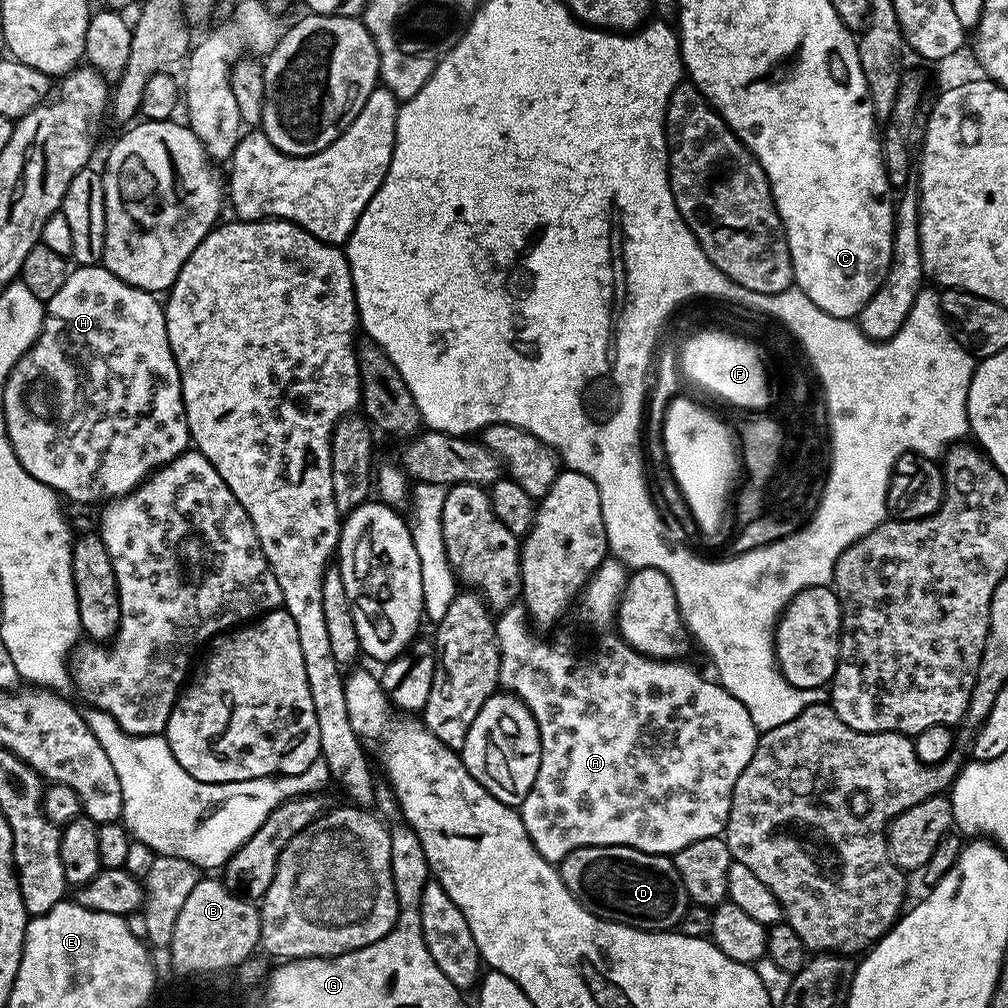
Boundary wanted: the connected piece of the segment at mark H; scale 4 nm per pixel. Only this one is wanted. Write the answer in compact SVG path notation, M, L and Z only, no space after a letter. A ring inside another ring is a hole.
M100 264L73 267L62 283L62 288L46 301L44 324L40 327L39 338L32 344L32 349L12 367L6 378L6 386L2 389L3 396L5 395L2 408L6 412L7 438L10 446L14 446L19 467L57 494L63 493L64 484L88 484L88 492L73 494L72 500L76 504L99 505L101 502L114 500L117 496L125 496L127 492L133 492L147 476L157 472L163 464L168 464L189 451L188 419L182 398L180 371L170 350L170 338L166 334L164 304L156 300L159 299L153 293L130 287L122 282L122 278L110 274L110 270Z

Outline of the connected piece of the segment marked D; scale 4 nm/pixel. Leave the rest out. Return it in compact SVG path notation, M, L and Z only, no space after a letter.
M582 846L560 861L562 882L586 910L604 920L629 924L647 932L675 929L690 901L672 864L672 856L659 856L630 846Z

